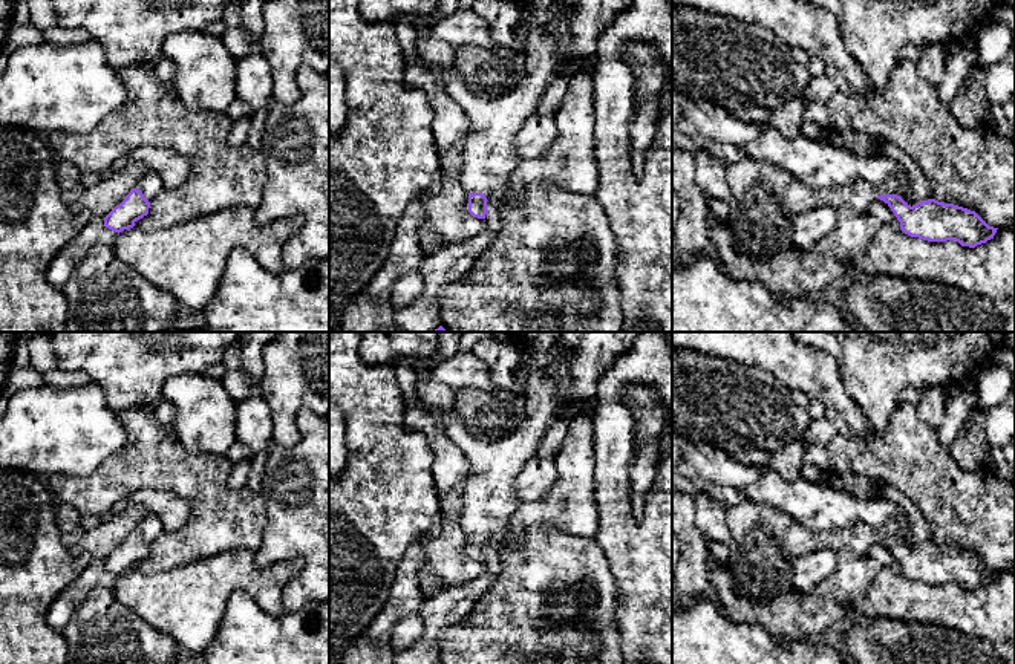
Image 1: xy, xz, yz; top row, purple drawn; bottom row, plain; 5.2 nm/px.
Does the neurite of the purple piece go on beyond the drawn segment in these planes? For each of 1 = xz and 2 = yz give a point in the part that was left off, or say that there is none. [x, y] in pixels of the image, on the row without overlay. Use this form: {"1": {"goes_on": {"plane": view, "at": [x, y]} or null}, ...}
{"1": {"goes_on": {"plane": "xz", "at": [490, 499]}}, "2": {"goes_on": {"plane": "yz", "at": [798, 540]}}}

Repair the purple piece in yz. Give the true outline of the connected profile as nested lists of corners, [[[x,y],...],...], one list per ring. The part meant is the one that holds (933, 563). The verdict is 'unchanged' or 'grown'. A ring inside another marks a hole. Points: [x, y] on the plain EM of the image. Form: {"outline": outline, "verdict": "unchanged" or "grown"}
{"outline": [[[894,519],[886,520],[880,528],[857,522],[819,532],[793,522],[784,531],[782,540],[790,560],[825,548],[834,552],[851,549],[867,554],[876,542],[880,542],[891,551],[905,577],[928,584],[955,583],[961,589],[975,591],[994,581],[998,572],[989,569],[975,554],[954,546],[928,542],[915,543],[911,549],[905,532]]], "verdict": "grown"}

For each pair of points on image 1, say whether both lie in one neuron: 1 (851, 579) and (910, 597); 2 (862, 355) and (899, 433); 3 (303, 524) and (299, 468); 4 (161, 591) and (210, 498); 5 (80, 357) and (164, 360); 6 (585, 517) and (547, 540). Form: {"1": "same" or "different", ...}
{"1": "different", "2": "different", "3": "same", "4": "different", "5": "same", "6": "different"}

